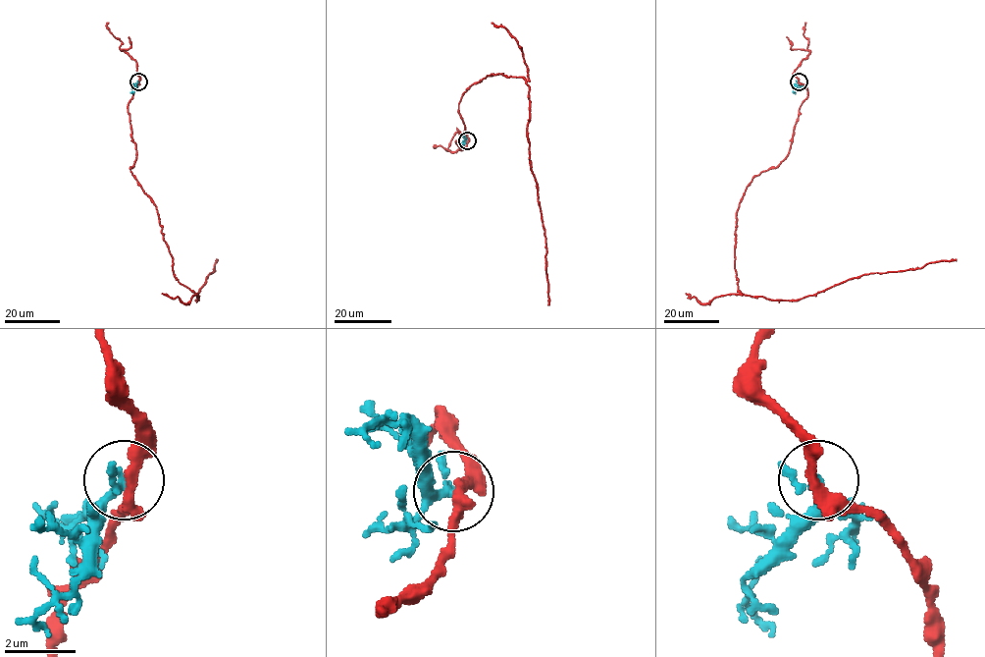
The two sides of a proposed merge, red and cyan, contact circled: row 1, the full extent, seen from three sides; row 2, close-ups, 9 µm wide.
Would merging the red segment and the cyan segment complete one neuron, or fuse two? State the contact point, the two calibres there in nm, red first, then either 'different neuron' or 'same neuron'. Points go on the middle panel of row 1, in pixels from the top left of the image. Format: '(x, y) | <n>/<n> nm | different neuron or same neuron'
(467, 140) | 320/170 nm | different neuron

